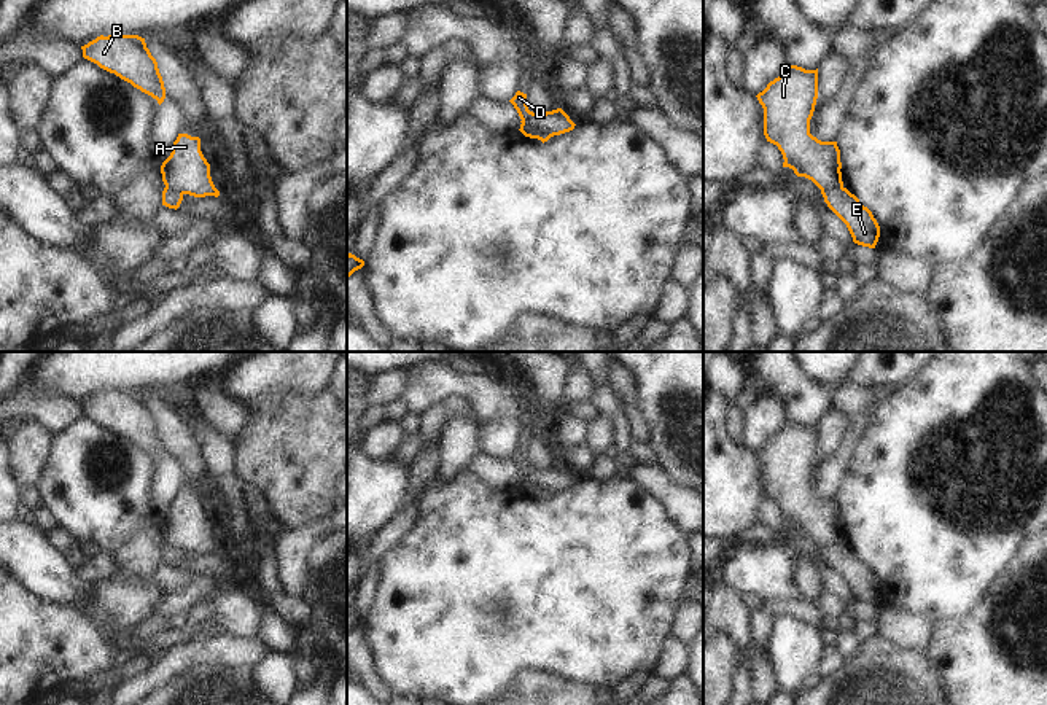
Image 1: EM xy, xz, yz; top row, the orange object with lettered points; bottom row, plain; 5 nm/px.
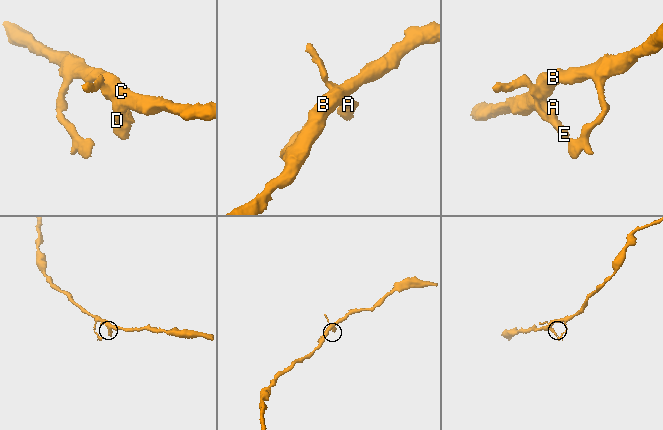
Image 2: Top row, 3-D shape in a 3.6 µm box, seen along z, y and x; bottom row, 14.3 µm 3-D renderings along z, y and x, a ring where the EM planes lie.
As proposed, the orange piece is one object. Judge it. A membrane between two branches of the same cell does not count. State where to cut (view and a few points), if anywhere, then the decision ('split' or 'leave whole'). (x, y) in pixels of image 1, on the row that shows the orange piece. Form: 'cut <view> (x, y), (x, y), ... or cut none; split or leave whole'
cut xz (529, 112), (530, 131), (538, 137), (549, 137); split

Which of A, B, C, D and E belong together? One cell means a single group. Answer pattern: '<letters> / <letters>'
A B C / D E

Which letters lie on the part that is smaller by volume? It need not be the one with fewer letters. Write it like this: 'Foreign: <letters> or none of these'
Foreign: D, E

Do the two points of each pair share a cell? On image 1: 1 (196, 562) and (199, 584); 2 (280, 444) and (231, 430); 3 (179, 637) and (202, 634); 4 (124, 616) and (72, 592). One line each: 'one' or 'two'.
1: two
2: two
3: two
4: two

